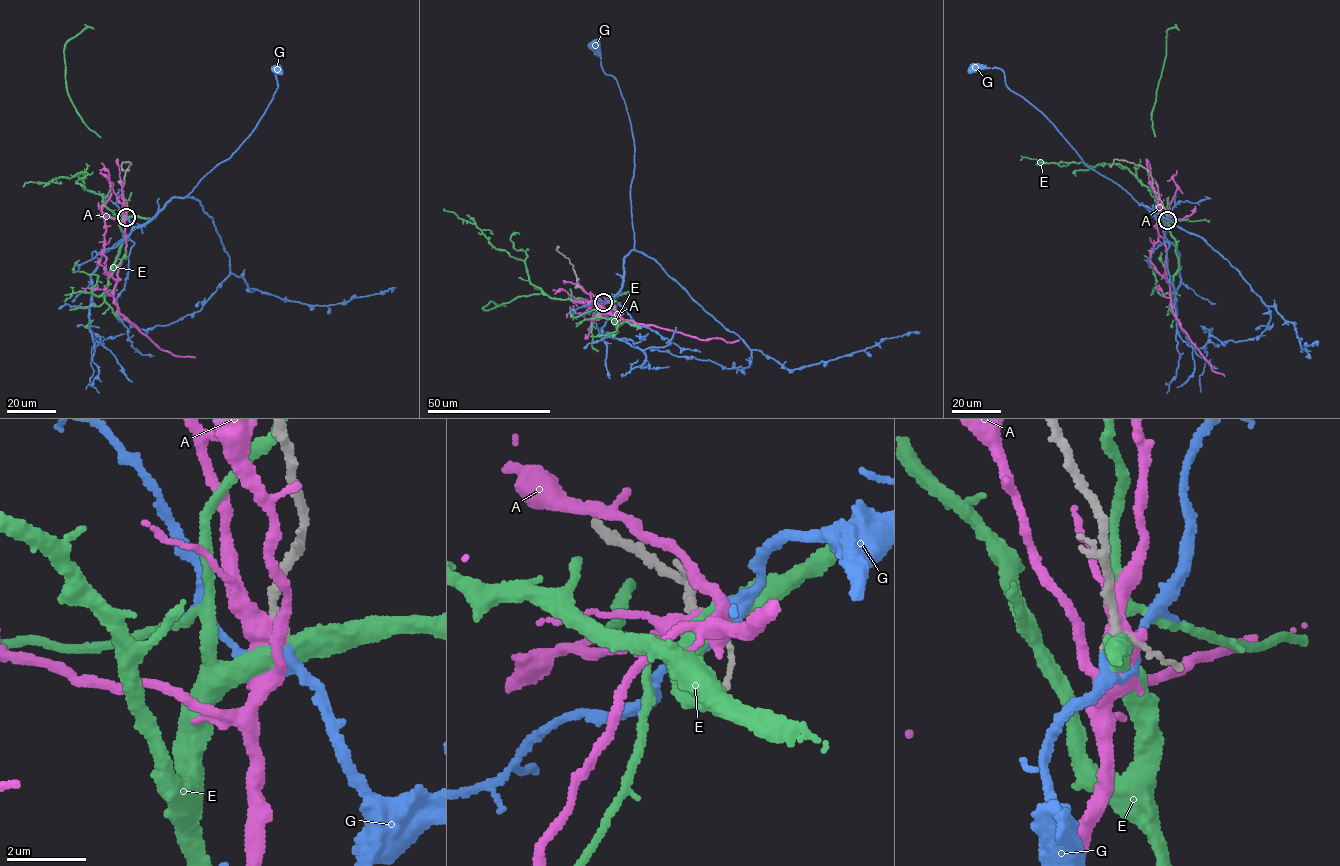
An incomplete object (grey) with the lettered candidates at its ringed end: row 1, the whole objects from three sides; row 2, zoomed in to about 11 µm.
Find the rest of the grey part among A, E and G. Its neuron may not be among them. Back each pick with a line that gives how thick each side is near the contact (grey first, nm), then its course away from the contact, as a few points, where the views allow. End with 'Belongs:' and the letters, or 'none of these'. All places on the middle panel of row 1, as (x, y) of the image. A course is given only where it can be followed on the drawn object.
G: 160/180 nm | via (602, 302), (617, 295), (624, 260), (634, 247), (630, 196), (634, 148), (617, 81), (604, 71), (593, 45)
Belongs: G

